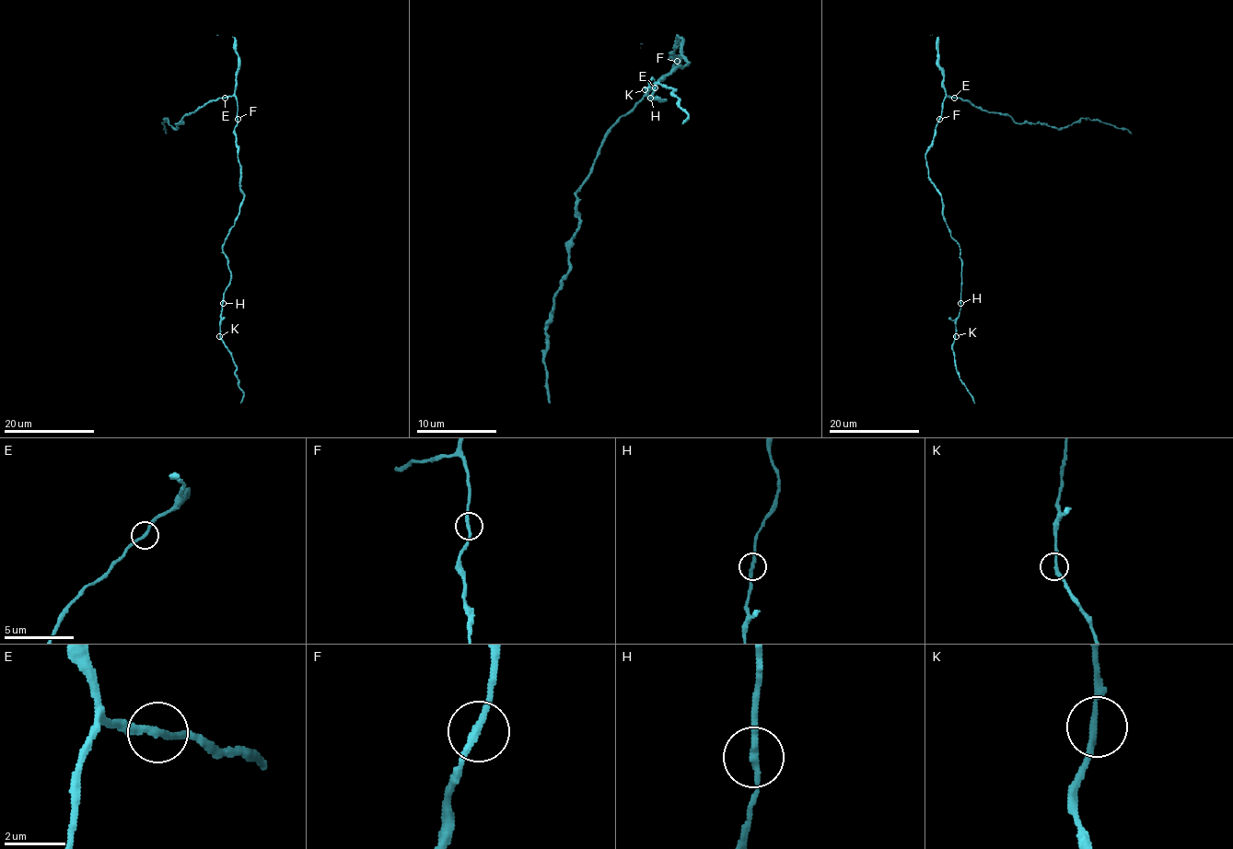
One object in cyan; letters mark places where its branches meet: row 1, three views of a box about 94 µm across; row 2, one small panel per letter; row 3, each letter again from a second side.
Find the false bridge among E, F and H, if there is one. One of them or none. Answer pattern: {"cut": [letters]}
{"cut": []}

